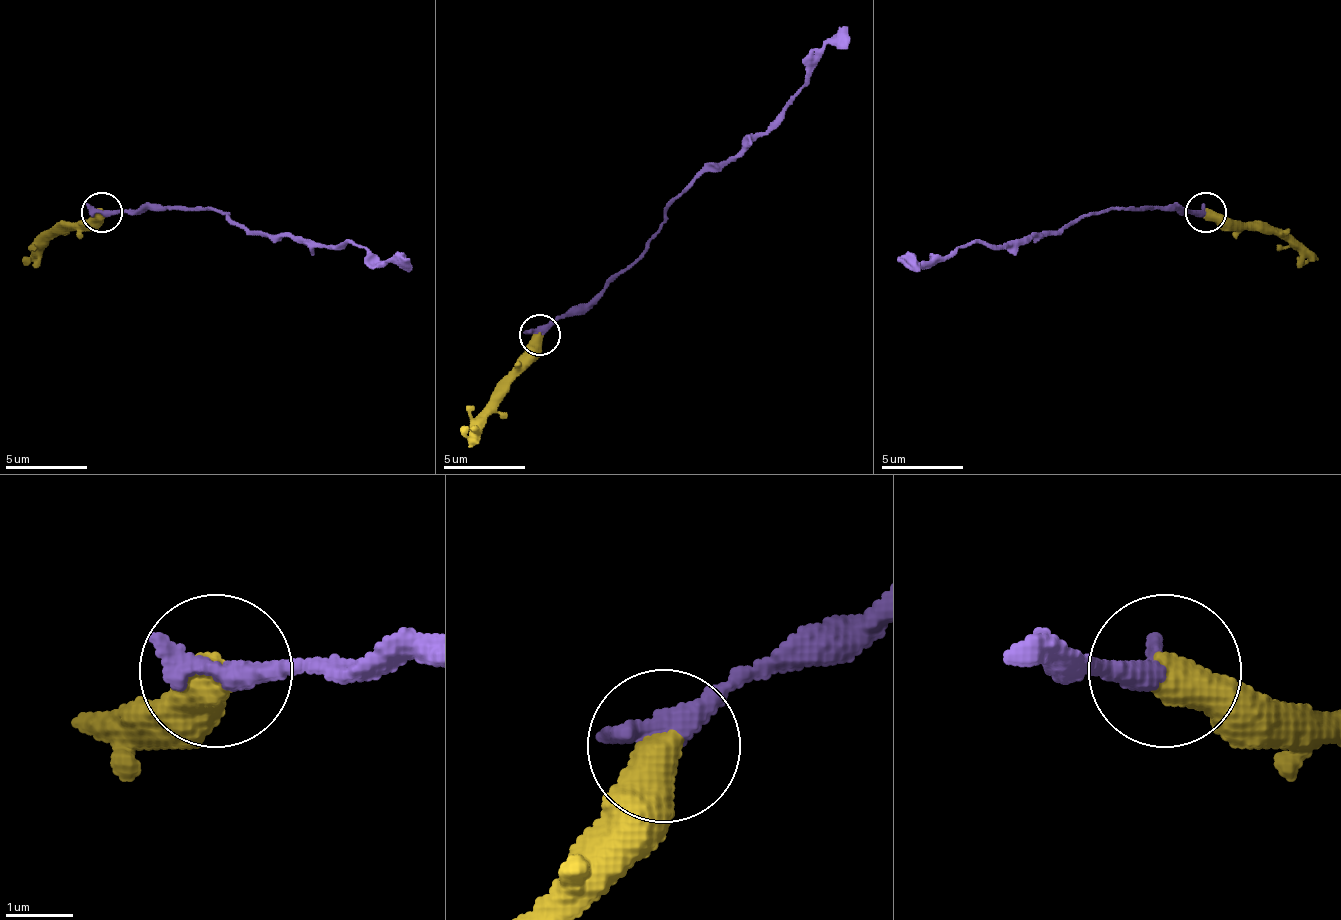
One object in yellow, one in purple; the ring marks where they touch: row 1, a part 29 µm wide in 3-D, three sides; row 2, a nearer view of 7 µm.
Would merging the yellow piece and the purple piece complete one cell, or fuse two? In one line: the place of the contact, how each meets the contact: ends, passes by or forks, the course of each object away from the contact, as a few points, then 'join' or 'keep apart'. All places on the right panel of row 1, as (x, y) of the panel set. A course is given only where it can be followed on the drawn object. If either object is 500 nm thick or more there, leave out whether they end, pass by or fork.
at (1205, 212); yellow runs (1206, 211), (1272, 227), (1317, 260); purple runs (1202, 211), (1121, 207), (1080, 215), (1055, 231), (1006, 244), (962, 244), (921, 260), (896, 260); keep apart

